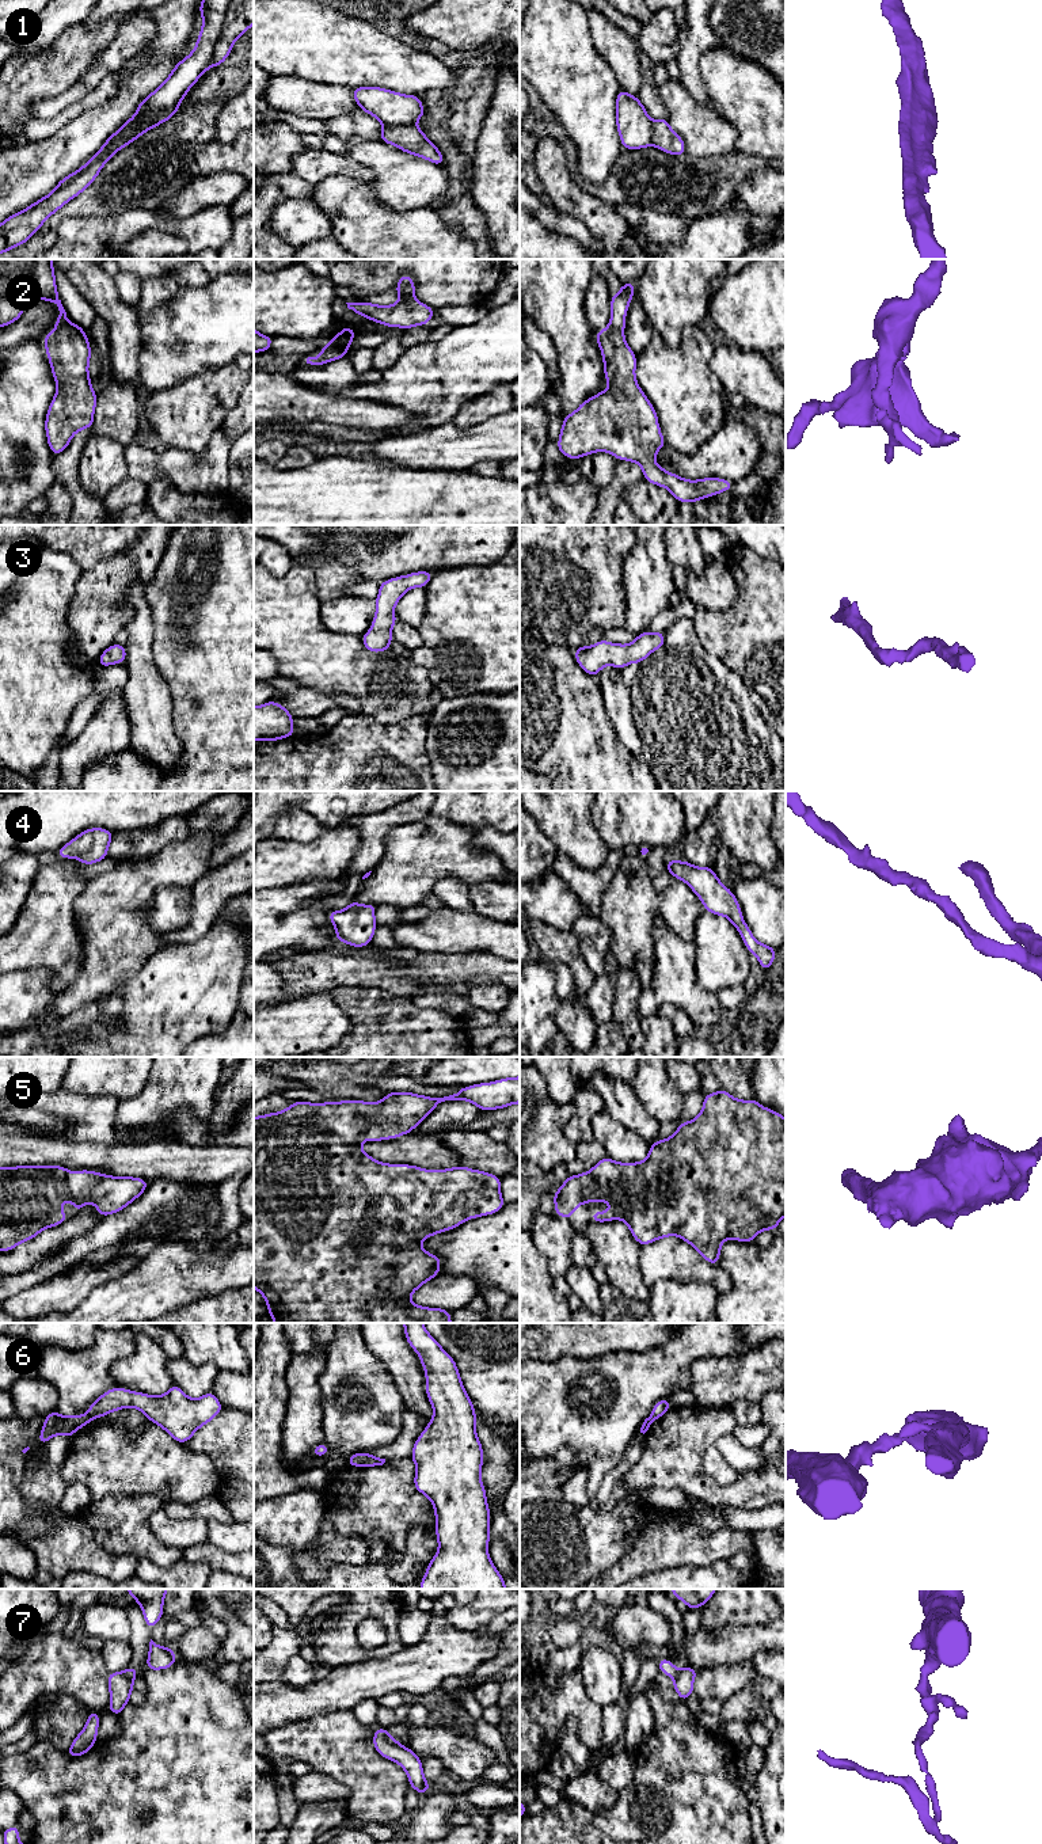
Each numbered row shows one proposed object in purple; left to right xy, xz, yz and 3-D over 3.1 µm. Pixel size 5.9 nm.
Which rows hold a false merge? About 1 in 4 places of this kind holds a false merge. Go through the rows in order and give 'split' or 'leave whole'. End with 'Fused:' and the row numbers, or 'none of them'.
1: split
2: leave whole
3: leave whole
4: leave whole
5: leave whole
6: split
7: split
Fused: 1, 6, 7

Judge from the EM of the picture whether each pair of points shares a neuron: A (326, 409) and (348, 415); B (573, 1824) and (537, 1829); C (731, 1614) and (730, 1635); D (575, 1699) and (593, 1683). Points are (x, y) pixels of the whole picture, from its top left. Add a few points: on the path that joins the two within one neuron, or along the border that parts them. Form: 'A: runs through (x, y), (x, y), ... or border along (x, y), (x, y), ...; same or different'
A: runs through (331, 409), (342, 411); same
B: runs through (565, 1829), (546, 1829); same
C: border along (761, 1623), (722, 1626), (717, 1628), (700, 1627); different
D: border along (578, 1668), (586, 1695), (601, 1708); different

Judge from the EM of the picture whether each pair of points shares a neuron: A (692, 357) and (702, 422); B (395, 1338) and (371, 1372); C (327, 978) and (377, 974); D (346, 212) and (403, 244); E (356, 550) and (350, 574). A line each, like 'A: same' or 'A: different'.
A: same
B: different
C: same
D: same
E: different

